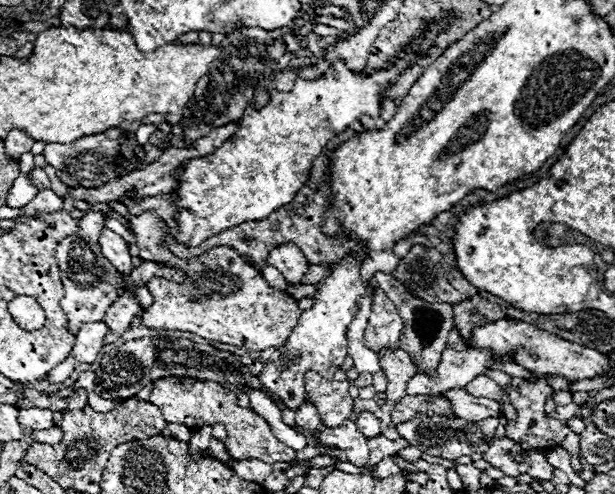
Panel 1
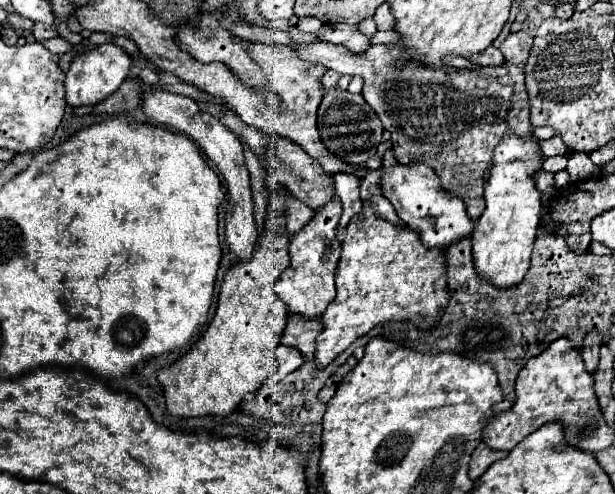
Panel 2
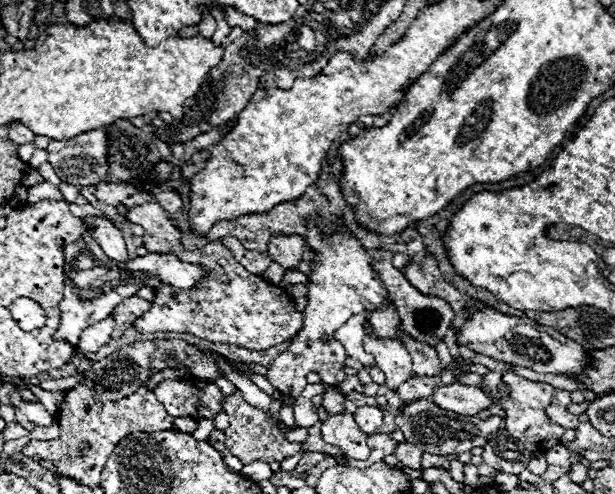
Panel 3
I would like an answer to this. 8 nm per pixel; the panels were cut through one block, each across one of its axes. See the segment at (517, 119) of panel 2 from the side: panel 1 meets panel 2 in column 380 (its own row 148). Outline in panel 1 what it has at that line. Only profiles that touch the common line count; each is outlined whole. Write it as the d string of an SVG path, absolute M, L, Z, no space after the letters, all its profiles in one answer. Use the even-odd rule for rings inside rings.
M120 128L96 134L96 136L84 136L72 144L46 144L44 148L44 158L50 166L56 168L58 178L76 188L98 188L104 186L106 182L114 180L114 174L120 168L120 156L122 156L122 140L124 140L124 132Z

